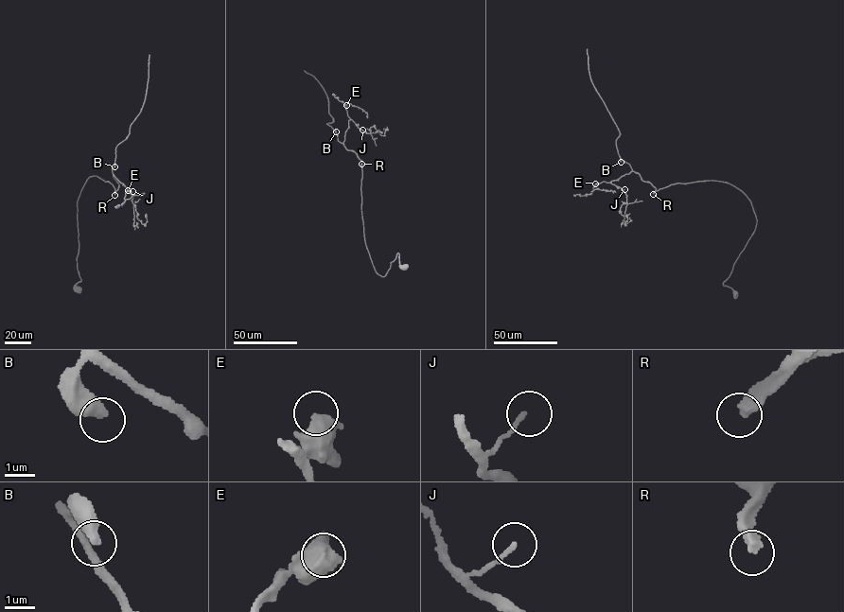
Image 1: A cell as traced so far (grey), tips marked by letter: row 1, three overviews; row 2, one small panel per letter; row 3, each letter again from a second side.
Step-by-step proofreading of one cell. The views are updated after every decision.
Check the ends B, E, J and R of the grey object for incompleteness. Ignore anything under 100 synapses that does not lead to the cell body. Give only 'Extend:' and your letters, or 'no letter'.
Extend: R

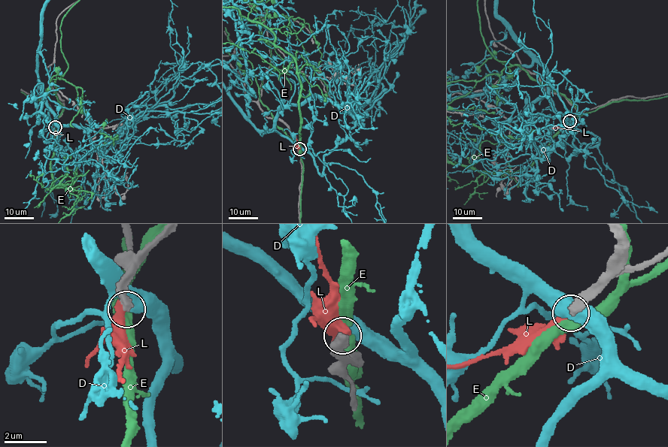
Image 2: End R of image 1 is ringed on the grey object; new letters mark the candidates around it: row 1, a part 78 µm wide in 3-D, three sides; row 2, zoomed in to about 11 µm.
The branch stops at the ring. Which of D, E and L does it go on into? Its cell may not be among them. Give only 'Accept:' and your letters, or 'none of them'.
Accept: none of them

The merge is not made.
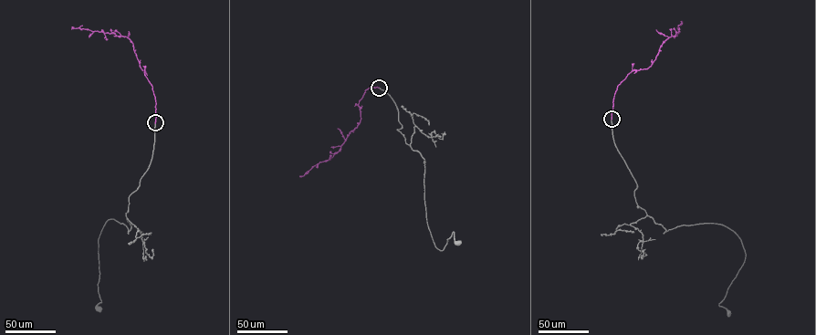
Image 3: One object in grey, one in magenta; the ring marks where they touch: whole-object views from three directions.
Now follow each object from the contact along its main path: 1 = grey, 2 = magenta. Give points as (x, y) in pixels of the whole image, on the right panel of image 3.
1: (612, 119), (637, 204), (653, 222), (666, 231), (721, 224), (739, 238), (745, 261), (719, 304), (728, 313)
2: (612, 119), (617, 86), (632, 71), (650, 67), (663, 43), (679, 31), (677, 28), (681, 21)

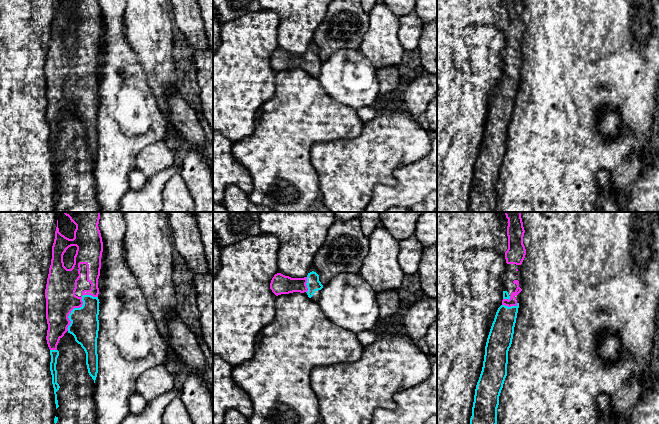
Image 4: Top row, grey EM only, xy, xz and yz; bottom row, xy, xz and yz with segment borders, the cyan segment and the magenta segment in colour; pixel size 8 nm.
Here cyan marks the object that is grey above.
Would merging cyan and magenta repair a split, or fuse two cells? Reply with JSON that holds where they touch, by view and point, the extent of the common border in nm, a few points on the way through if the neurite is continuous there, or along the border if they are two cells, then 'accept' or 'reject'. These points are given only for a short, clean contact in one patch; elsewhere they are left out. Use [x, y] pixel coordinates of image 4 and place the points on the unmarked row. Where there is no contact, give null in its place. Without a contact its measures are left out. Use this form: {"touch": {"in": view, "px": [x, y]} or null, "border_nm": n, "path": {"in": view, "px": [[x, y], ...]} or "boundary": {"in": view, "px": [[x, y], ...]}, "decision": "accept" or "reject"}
{"touch": {"in": "xy", "px": [78, 84]}, "border_nm": 380, "decision": "accept"}

